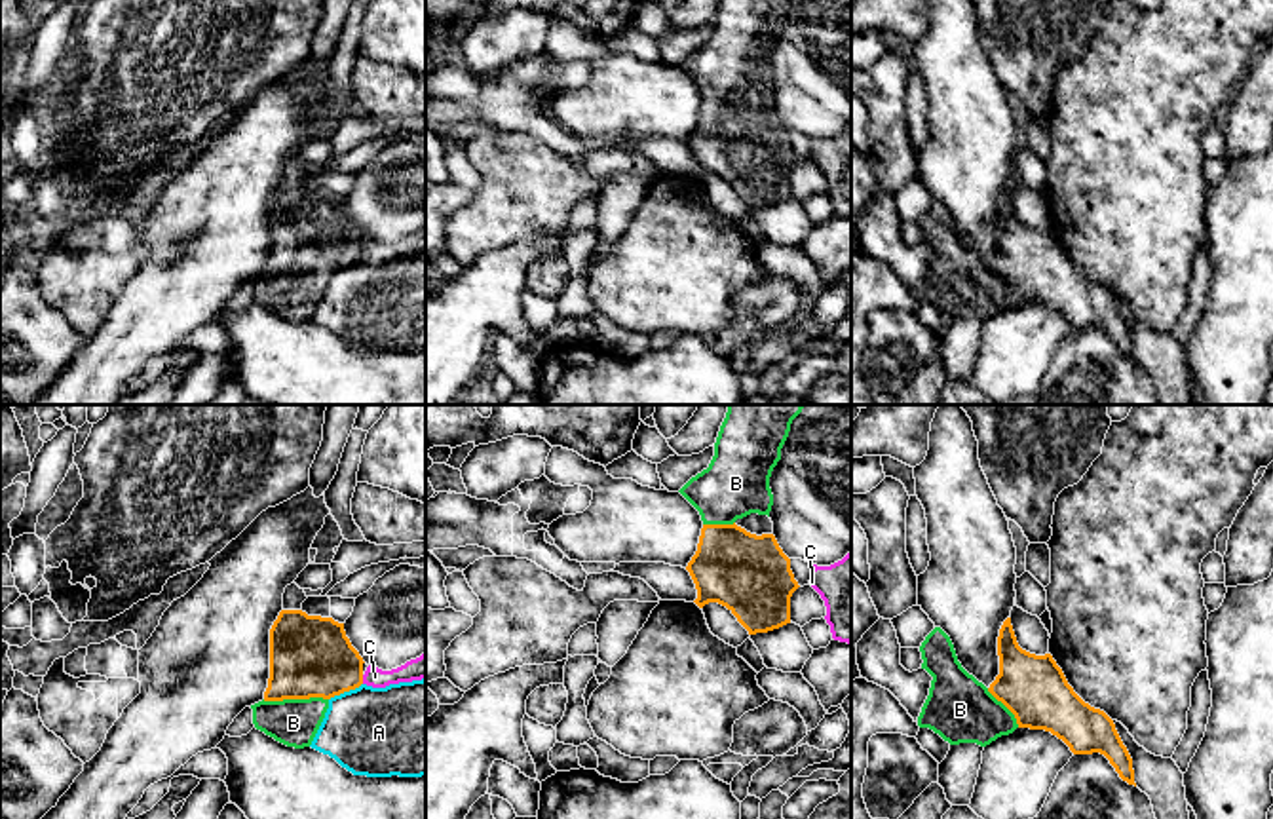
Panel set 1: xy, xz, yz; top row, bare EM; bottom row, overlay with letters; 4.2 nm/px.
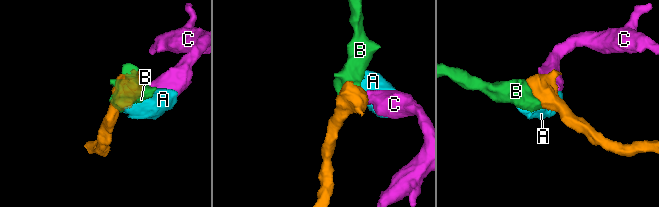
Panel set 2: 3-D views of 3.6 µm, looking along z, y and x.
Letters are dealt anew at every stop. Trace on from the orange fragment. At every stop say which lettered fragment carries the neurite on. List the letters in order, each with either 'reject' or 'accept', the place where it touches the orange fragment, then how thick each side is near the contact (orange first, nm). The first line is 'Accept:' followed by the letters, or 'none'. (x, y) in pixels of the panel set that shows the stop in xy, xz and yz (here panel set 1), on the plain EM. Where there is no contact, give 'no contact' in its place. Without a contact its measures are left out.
Accept: B
A: reject | xy (344, 265) | 340/380 nm
B: accept | xy (295, 272) | 340/200 nm
C: reject | xy (361, 253) | 340/90 nm

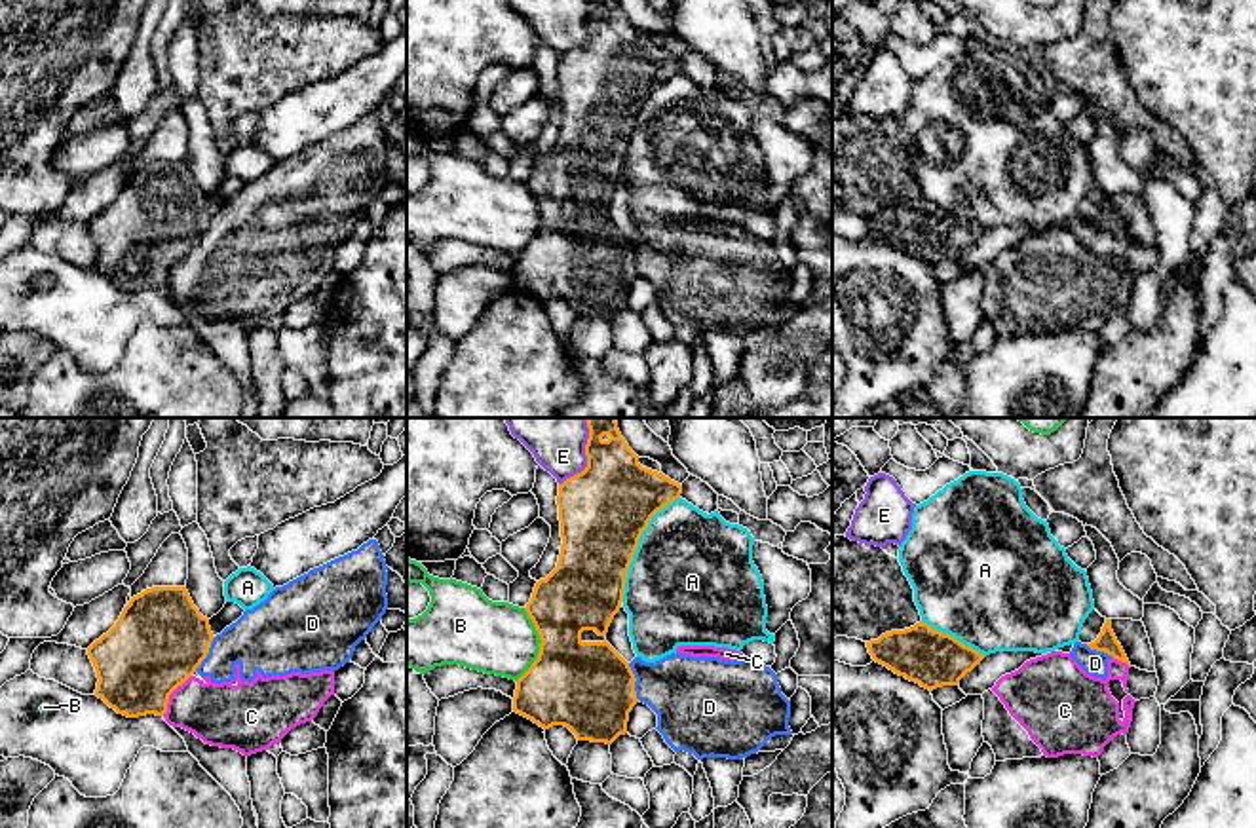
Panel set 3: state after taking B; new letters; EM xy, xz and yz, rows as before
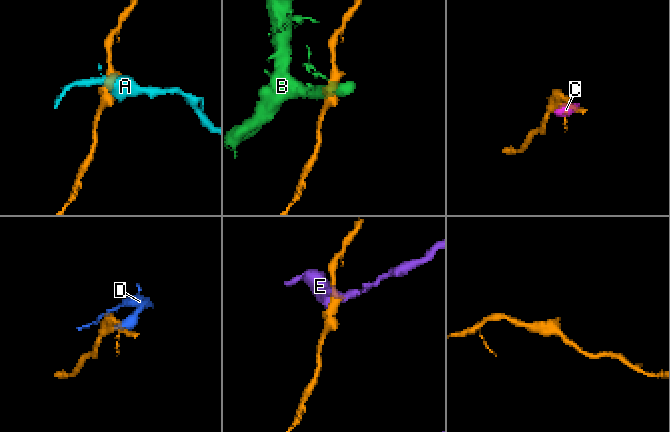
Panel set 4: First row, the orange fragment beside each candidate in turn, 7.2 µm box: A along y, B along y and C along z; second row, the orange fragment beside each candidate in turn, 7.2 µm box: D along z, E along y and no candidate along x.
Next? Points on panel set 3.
Accept: none
A: reject | xz (637, 120) | 380/500 nm
B: reject | xz (540, 219) | 380/300 nm
C: reject | xy (170, 268) | 400/280 nm
D: reject | xz (635, 255) | 380/340 nm
E: reject | xz (588, 35) | 380/200 nm

